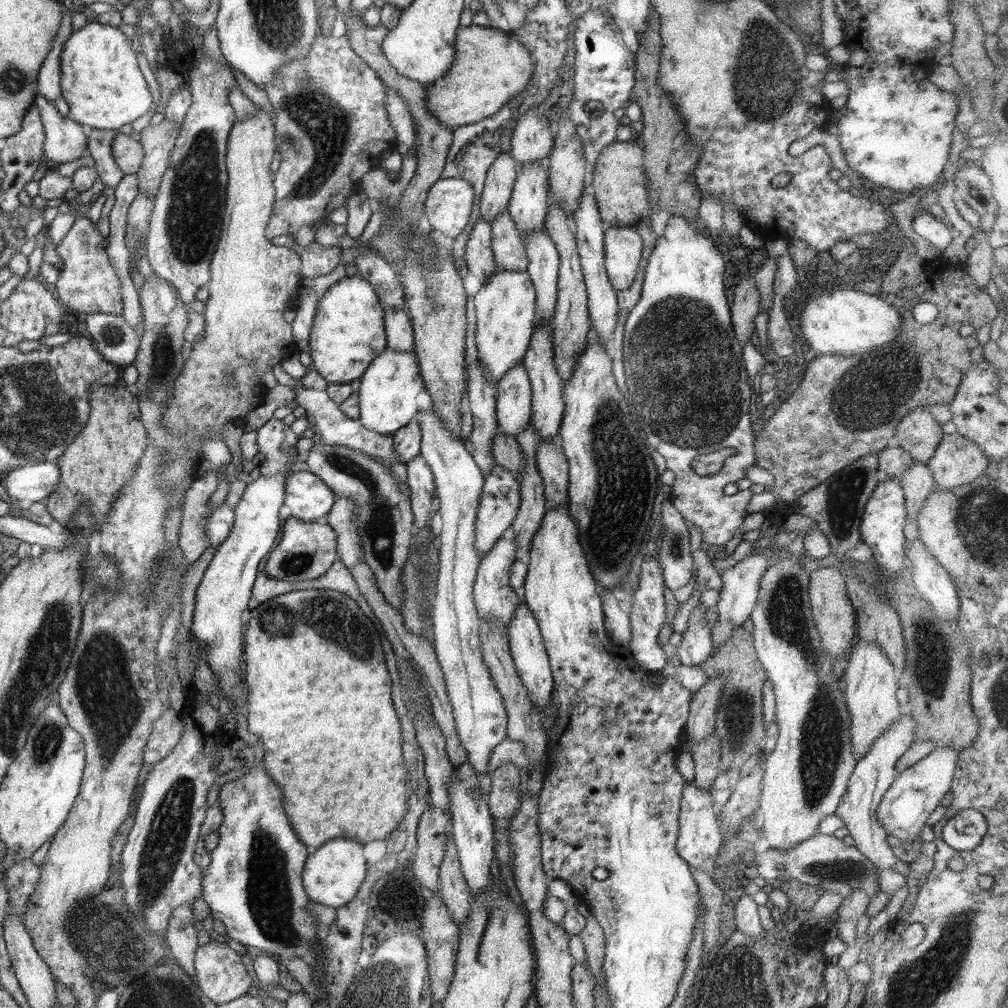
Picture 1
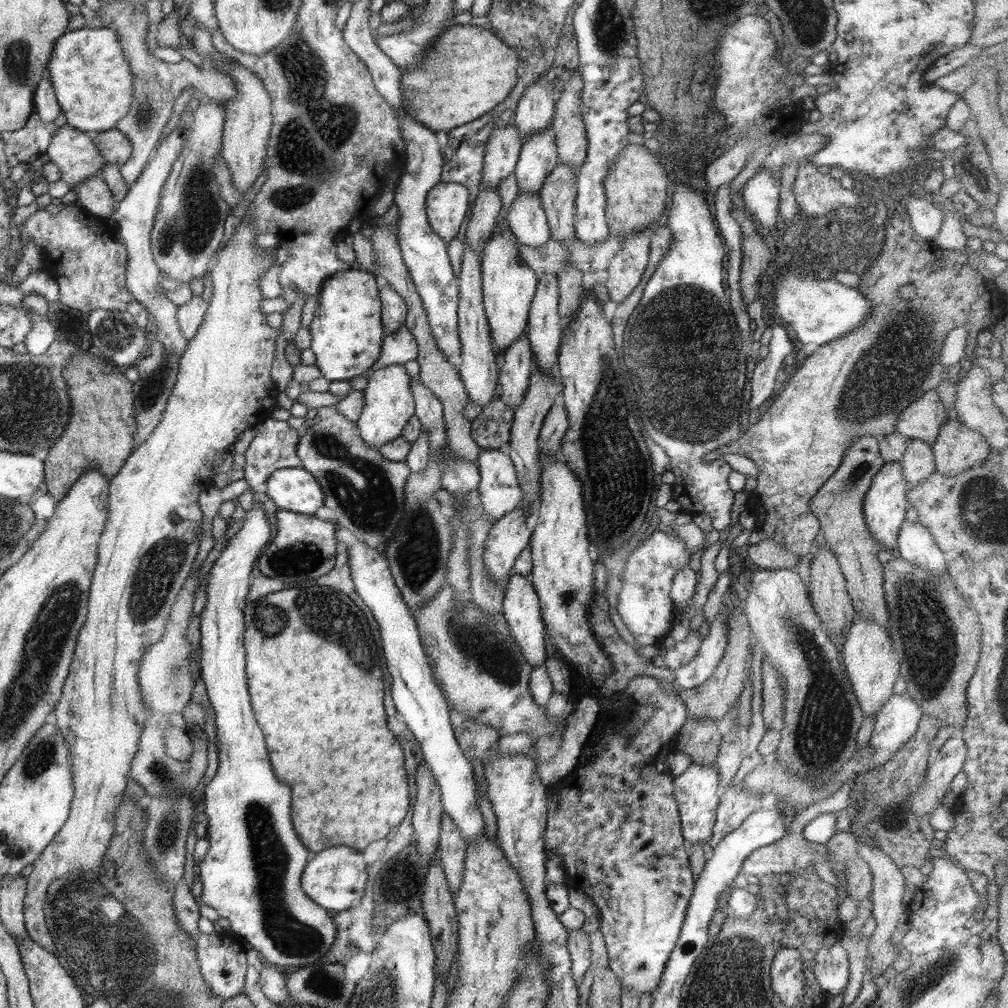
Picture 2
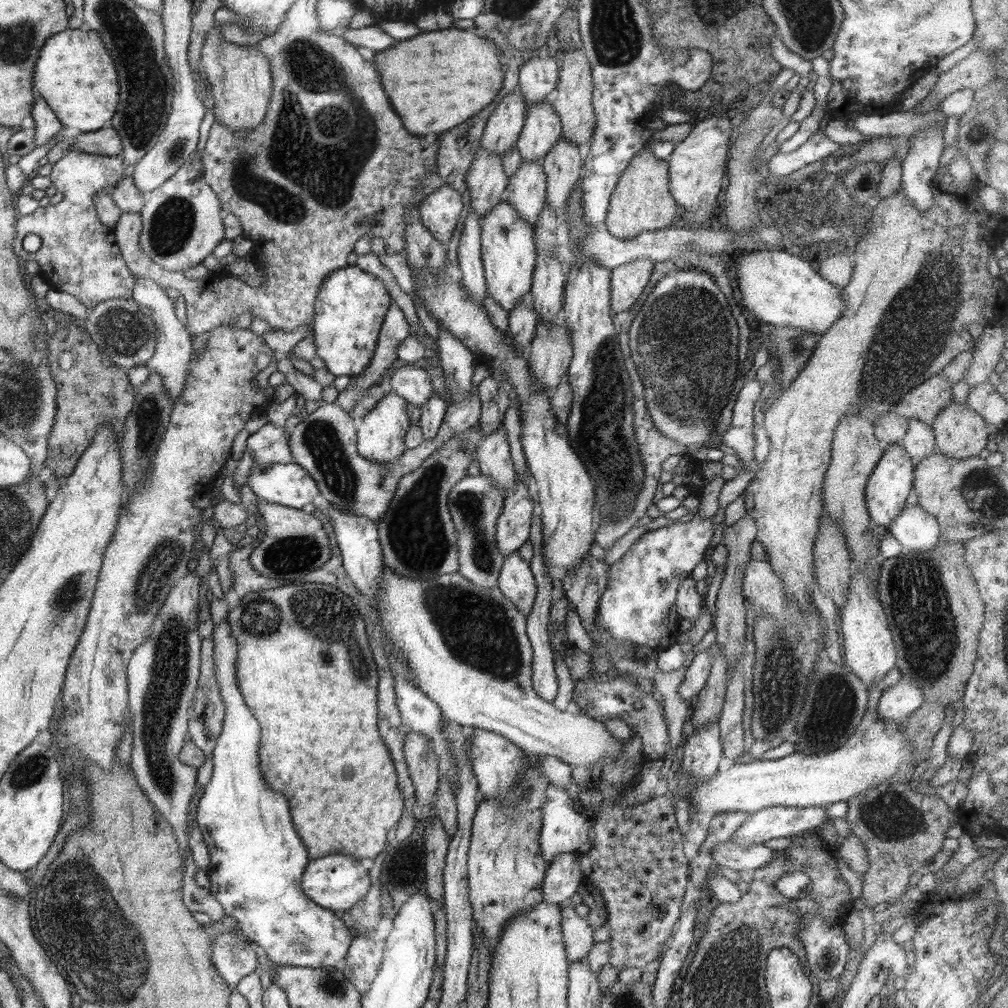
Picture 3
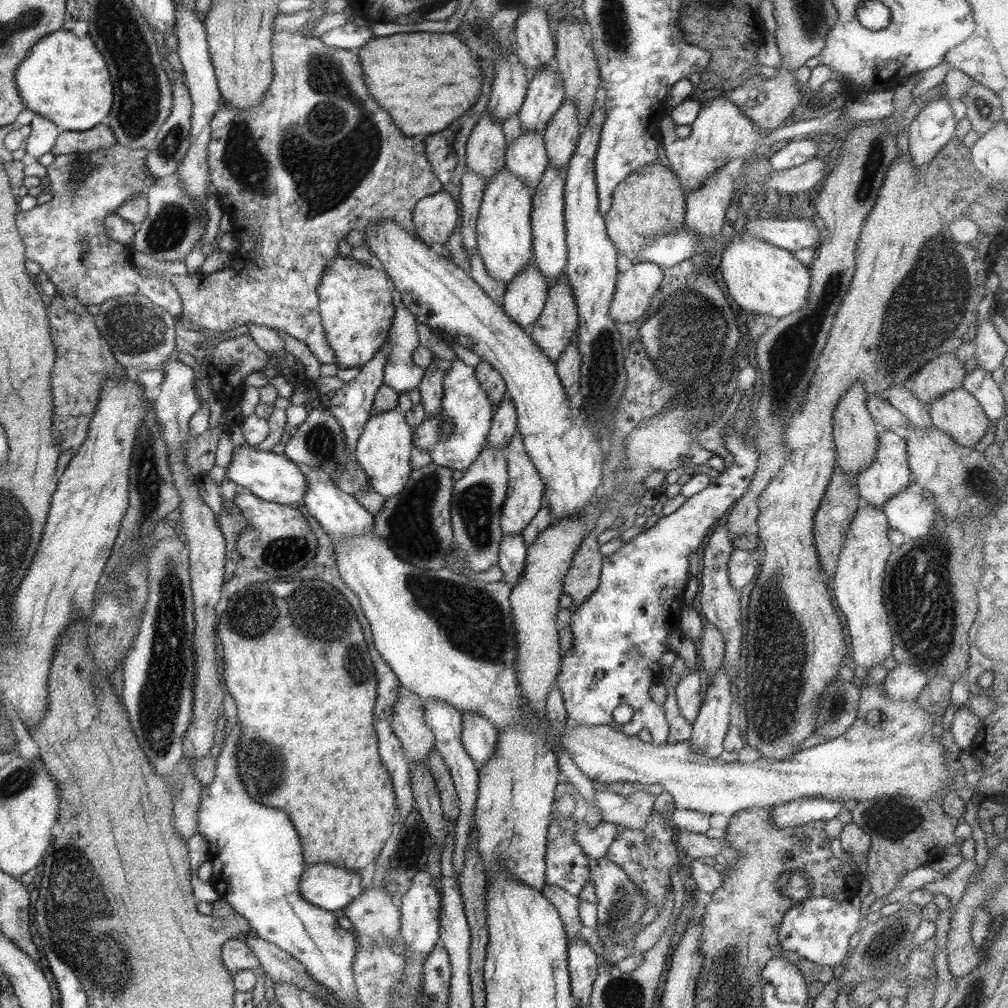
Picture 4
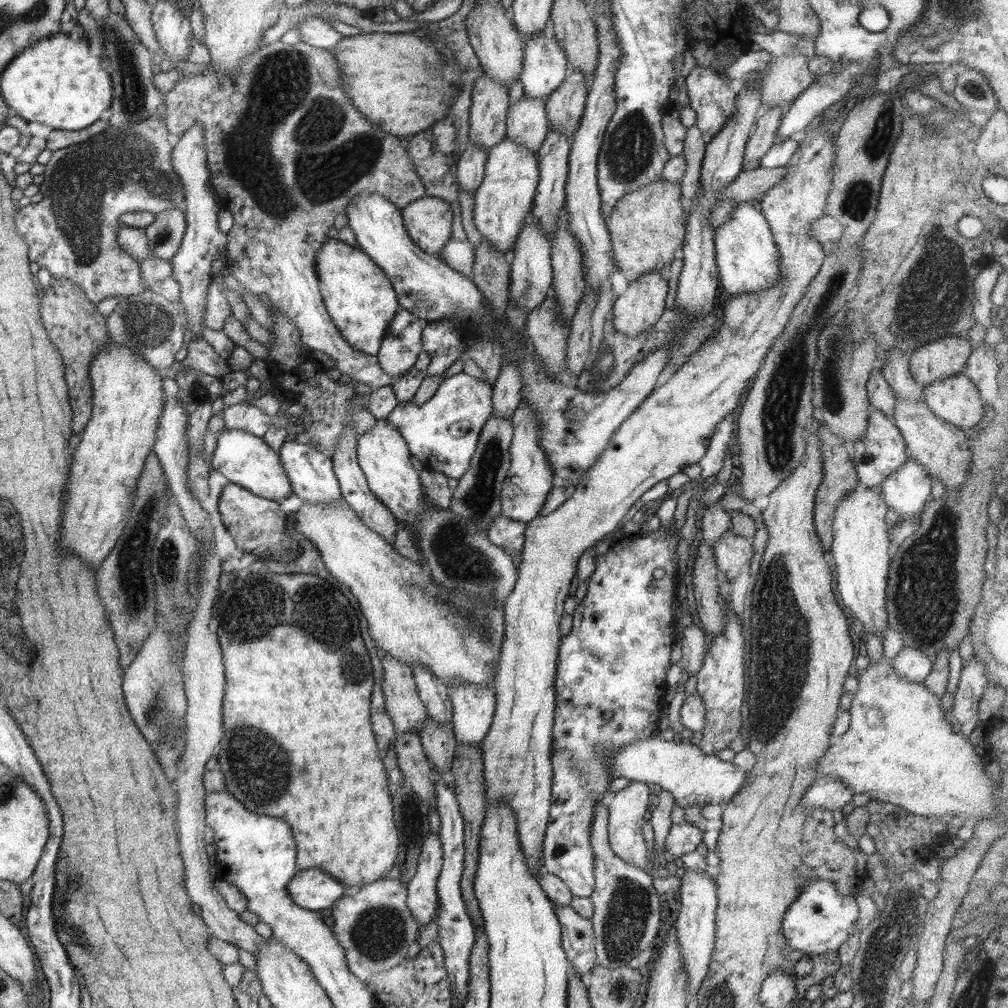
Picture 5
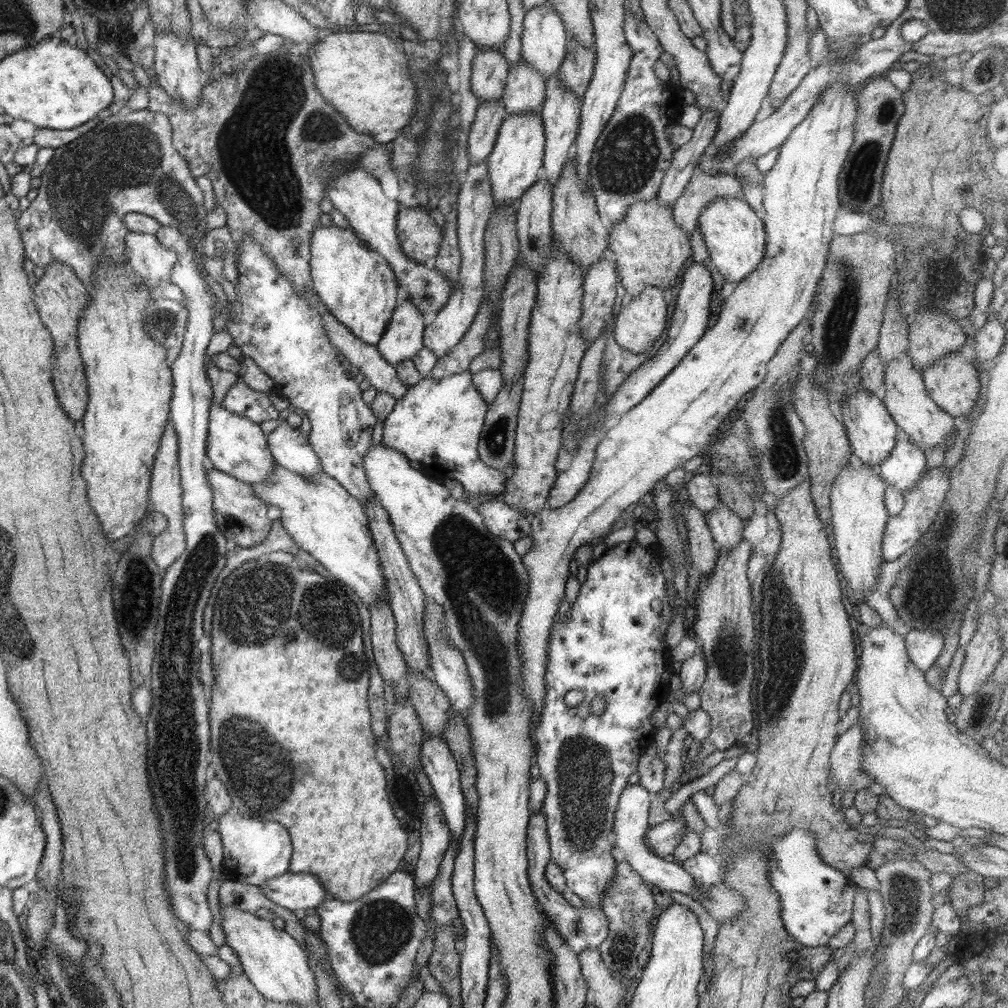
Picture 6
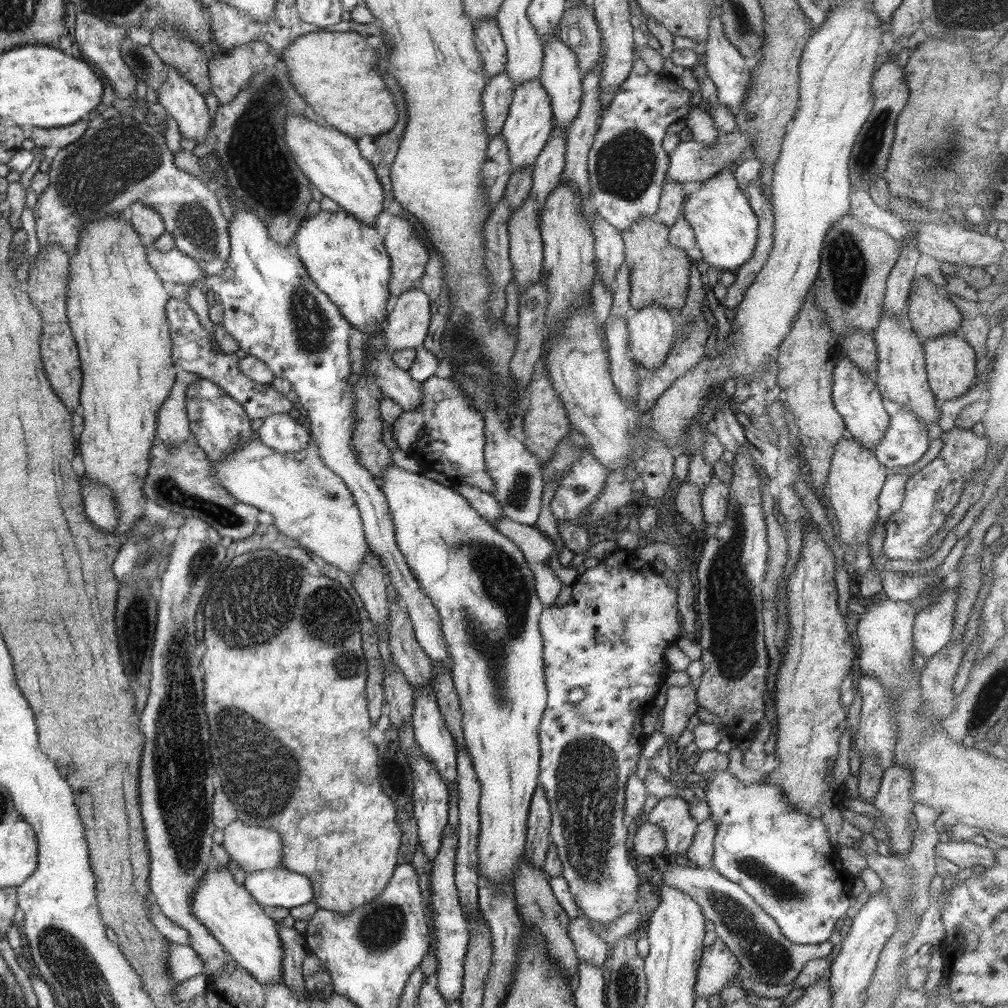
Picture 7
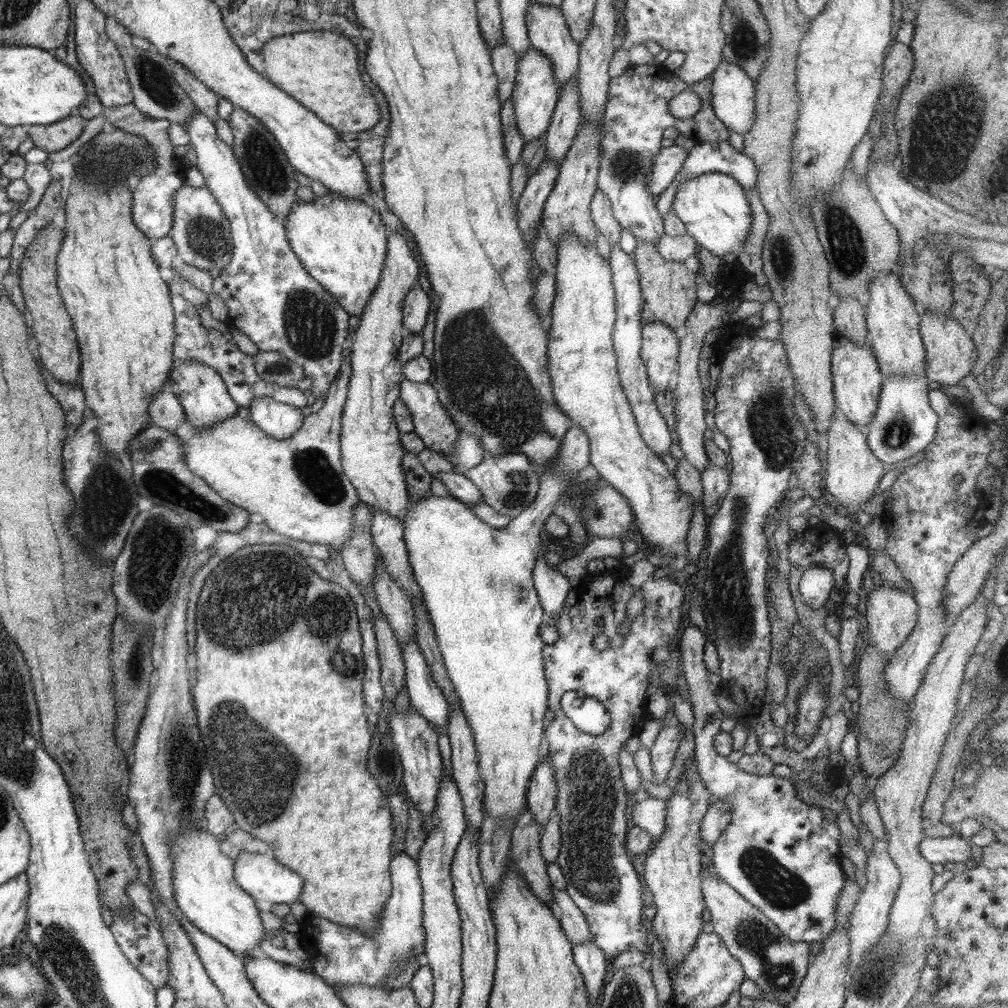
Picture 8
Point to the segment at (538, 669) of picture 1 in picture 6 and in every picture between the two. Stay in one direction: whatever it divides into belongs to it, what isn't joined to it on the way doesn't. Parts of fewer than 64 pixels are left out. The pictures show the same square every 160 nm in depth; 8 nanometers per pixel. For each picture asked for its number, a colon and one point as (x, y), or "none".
2: (521, 608)
3: (516, 581)
4: (512, 549)
5: (510, 534)
6: (501, 519)

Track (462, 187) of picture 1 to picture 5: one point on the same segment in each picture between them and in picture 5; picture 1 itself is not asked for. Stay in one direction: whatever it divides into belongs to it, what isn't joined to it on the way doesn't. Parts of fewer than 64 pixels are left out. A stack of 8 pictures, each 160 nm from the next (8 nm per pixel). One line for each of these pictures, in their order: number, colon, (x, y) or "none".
2: (446, 206)
3: (439, 212)
4: (435, 217)
5: (428, 220)

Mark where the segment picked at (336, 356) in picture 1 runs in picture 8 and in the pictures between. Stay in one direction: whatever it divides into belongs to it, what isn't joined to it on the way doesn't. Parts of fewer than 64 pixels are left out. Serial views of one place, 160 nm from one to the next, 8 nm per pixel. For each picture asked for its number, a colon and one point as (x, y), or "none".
2: (347, 332)
3: (349, 312)
4: (356, 308)
5: (358, 296)
6: (356, 284)
7: (346, 258)
8: (340, 241)

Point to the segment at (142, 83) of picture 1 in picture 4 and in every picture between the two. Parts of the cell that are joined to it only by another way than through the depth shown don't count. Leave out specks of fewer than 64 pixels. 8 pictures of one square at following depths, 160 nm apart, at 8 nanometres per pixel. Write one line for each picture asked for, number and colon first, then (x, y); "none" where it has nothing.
2: (92, 83)
3: (77, 78)
4: (66, 80)

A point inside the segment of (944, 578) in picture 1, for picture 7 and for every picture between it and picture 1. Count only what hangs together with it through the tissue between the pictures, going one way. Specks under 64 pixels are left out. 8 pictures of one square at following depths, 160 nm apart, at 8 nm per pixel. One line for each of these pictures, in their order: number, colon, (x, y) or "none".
2: (915, 543)
3: (916, 529)
4: (909, 511)
5: (907, 491)
6: (907, 463)
7: (904, 443)

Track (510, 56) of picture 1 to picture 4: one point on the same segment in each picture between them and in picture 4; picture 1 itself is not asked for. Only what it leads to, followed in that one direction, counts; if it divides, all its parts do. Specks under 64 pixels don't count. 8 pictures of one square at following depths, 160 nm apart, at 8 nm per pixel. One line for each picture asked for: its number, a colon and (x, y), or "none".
2: (468, 70)
3: (457, 72)
4: (424, 80)

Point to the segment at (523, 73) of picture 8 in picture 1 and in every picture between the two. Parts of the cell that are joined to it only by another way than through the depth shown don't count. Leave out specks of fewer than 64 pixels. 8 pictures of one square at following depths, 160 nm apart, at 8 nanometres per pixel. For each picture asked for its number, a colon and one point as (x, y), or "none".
1: (505, 306)
2: (508, 284)
3: (508, 250)
4: (504, 240)
5: (504, 199)
6: (516, 161)
7: (529, 124)

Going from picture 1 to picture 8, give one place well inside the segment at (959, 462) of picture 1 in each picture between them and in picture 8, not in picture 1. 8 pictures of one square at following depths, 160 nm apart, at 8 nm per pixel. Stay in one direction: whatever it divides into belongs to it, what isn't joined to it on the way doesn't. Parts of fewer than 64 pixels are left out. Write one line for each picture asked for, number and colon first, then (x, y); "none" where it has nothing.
2: (957, 448)
3: (959, 431)
4: (959, 414)
5: (956, 399)
6: (953, 383)
7: (950, 361)
8: (950, 353)

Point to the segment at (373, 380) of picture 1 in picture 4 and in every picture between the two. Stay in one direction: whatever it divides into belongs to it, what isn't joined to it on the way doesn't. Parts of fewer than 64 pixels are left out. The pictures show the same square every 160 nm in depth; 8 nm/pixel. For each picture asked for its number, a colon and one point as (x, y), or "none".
2: (389, 404)
3: (380, 435)
4: (384, 449)

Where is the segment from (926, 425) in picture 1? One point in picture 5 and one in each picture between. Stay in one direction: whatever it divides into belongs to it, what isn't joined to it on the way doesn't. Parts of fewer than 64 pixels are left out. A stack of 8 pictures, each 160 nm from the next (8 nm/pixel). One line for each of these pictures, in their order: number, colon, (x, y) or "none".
2: (922, 419)
3: (925, 402)
4: (944, 373)
5: (945, 357)

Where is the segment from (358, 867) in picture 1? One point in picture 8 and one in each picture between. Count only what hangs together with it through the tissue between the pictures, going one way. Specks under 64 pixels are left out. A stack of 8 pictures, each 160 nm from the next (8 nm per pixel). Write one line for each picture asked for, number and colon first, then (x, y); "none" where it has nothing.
2: (335, 879)
3: (334, 882)
4: (325, 886)
5: (312, 889)
6: (299, 891)
7: (280, 887)
8: (260, 875)

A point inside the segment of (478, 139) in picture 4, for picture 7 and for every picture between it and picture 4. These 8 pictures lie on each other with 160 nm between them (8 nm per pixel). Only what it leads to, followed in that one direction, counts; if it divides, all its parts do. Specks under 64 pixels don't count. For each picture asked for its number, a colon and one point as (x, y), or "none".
5: (489, 105)
6: (489, 73)
7: (490, 45)

